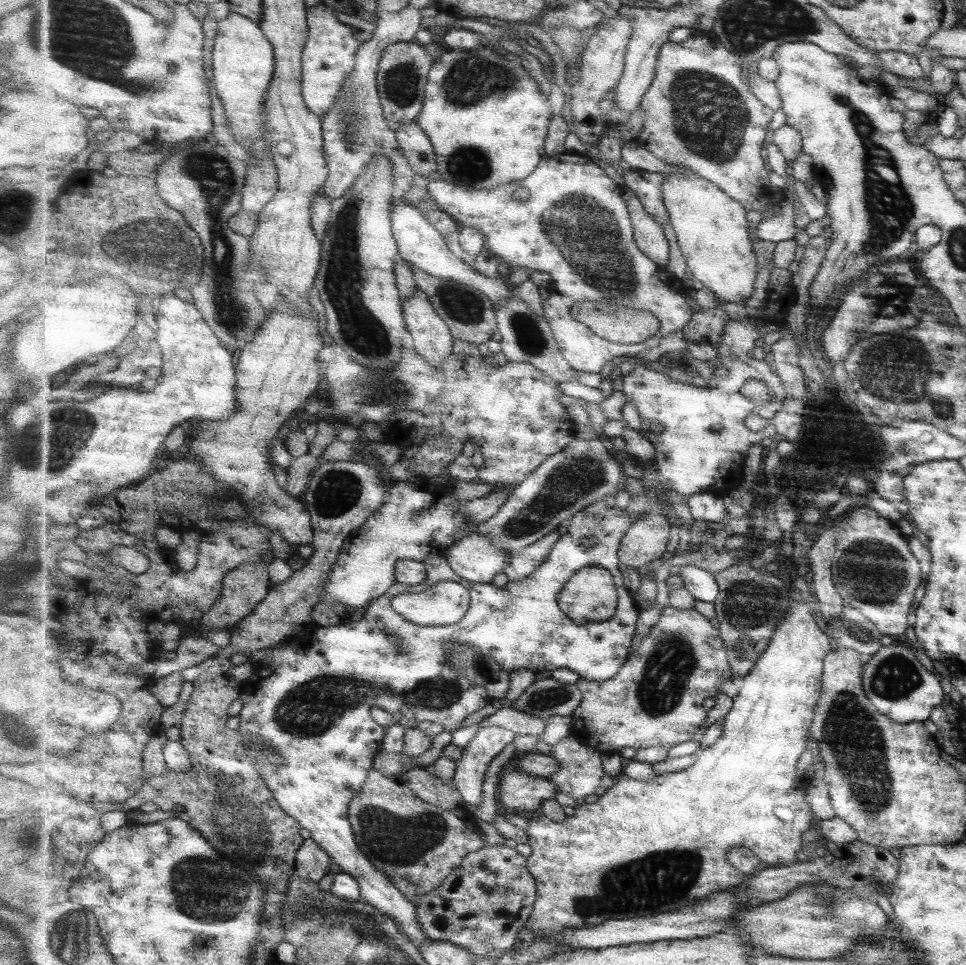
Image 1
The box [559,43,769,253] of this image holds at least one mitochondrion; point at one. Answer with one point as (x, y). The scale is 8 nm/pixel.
(710, 115)

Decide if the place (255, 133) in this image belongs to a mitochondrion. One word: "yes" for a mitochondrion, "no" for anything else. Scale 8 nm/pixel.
no

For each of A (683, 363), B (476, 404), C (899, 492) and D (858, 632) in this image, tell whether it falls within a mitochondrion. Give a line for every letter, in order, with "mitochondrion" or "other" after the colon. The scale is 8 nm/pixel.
A: other
B: other
C: other
D: mitochondrion

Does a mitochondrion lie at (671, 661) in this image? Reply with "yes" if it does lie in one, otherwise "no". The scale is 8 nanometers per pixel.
yes

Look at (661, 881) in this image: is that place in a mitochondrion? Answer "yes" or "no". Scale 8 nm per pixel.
yes

